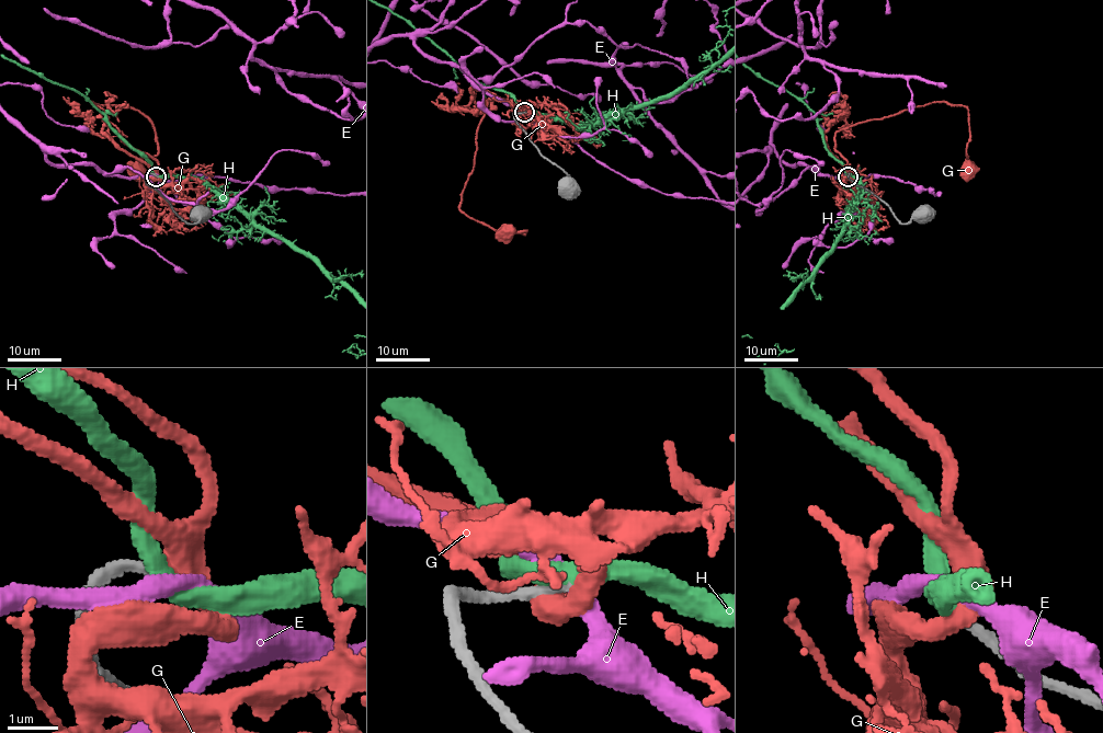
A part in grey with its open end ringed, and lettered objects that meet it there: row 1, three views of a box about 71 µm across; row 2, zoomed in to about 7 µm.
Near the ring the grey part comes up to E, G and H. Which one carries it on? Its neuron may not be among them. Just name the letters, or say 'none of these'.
H

